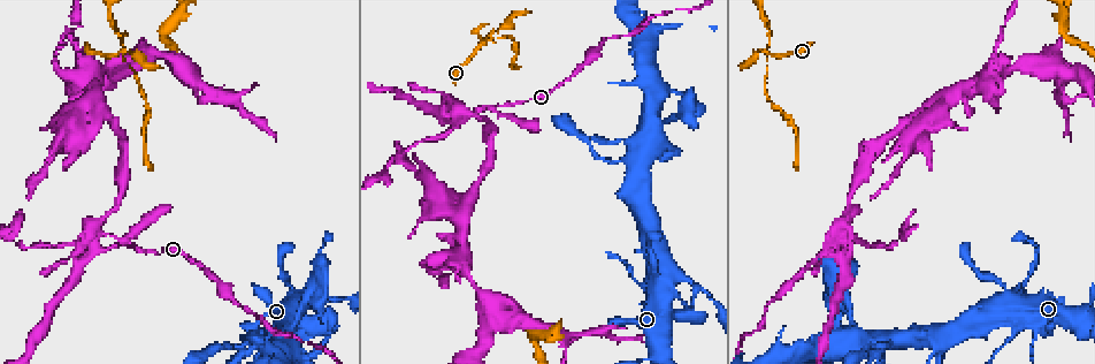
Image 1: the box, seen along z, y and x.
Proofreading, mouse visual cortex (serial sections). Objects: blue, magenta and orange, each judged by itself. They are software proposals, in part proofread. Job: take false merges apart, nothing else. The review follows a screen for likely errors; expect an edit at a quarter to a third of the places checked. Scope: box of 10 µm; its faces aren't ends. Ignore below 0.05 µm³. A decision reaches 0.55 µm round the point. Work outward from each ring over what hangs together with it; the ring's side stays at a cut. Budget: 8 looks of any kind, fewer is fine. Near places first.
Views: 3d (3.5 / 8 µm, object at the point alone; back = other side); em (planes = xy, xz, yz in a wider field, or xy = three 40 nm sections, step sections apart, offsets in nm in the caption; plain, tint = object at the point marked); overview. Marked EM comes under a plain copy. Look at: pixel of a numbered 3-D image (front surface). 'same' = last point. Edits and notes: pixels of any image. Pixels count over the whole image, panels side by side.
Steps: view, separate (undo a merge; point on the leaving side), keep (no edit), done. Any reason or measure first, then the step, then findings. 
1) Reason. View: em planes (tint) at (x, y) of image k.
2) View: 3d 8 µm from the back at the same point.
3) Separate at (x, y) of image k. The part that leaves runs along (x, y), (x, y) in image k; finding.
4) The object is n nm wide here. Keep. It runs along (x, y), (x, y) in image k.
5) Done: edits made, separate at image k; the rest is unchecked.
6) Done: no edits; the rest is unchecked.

Looks like a crossing. View: 3d 3.5 µm from the back at (96, 238) of image 1.

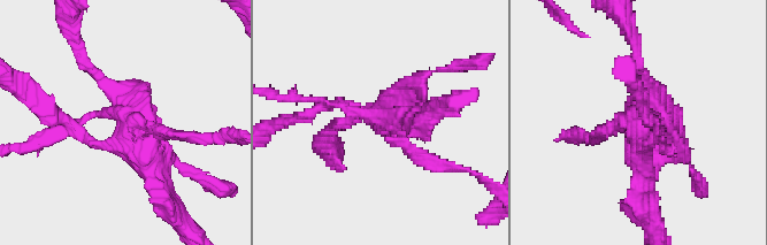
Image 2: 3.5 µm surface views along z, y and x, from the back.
Now the EM. View: em xy step 1 (tint) at (641, 117) of image 2.

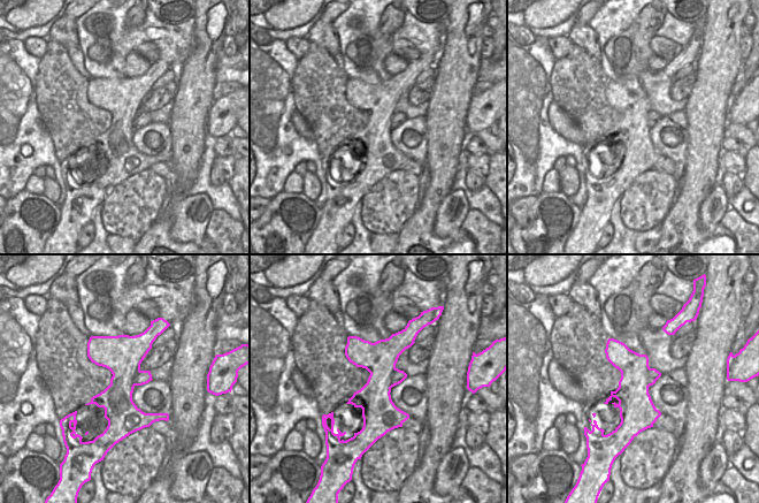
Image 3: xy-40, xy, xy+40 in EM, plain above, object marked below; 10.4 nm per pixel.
View: em xy step 2 (tint) at the same point.

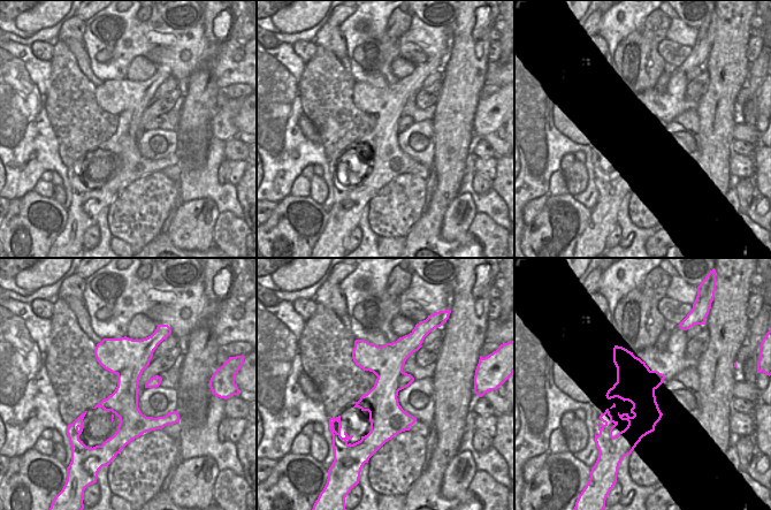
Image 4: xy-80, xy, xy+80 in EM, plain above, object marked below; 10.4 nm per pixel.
Separate at (378, 112) of image 2. The part that leaves runs along (329, 104), (375, 113) in image 2; a second cell is stuck on.

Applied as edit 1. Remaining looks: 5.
Abrupt turn. View: 3d 3.5 µm at (491, 39) of image 1.

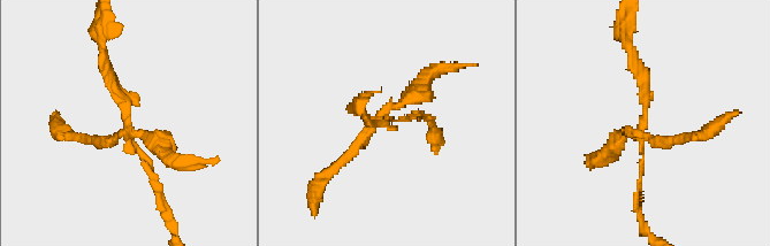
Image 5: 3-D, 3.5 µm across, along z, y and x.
Now the EM. View: em xy step 1 (tint) at (640, 134) of image 5.

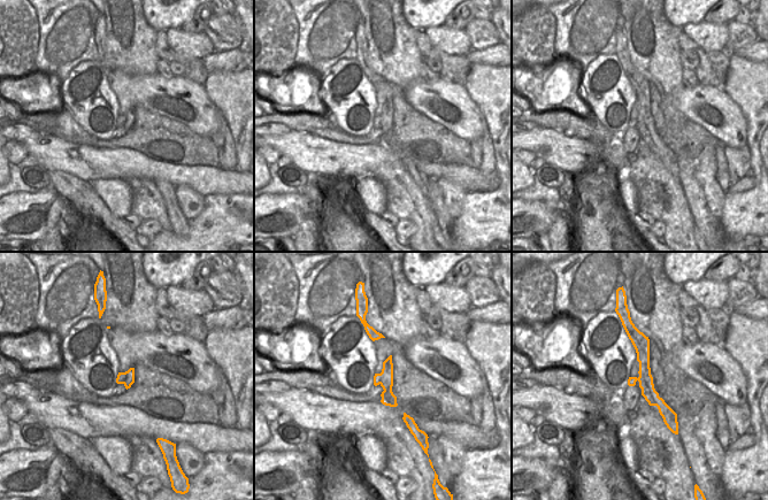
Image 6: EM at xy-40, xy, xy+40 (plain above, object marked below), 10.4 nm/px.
Keep. All the same cell.

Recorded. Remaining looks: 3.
Abrupt turn. View: 3d 3.5 µm from the back at (668, 288) of image 1.

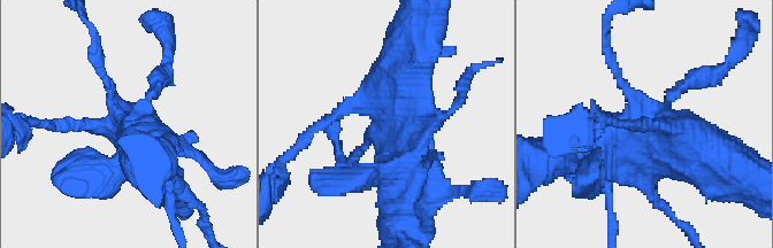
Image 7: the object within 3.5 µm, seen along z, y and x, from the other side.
Now the EM. View: em xy step 1 (tint) at (384, 128) of image 7.

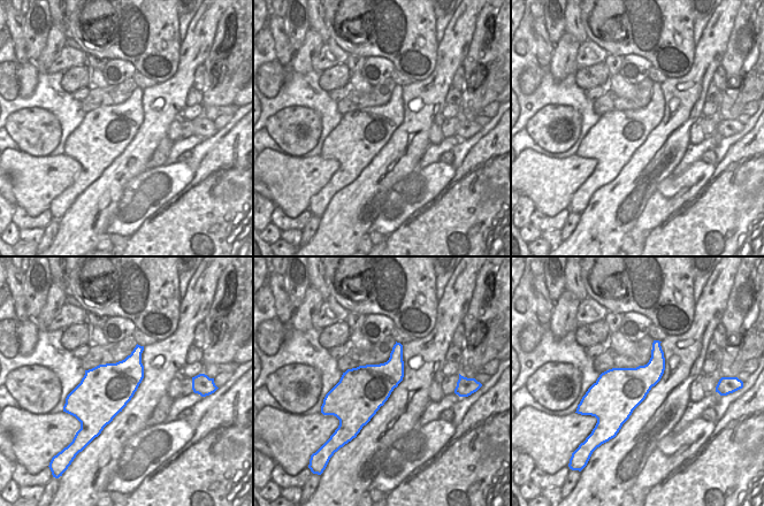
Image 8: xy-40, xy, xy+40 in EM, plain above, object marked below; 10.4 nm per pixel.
Keep. It runs along (584, 139), (676, 136), (726, 161) in image 7; one cell here.

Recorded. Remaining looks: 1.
Done: edits made, separate at image 2; the rest is unchecked.

